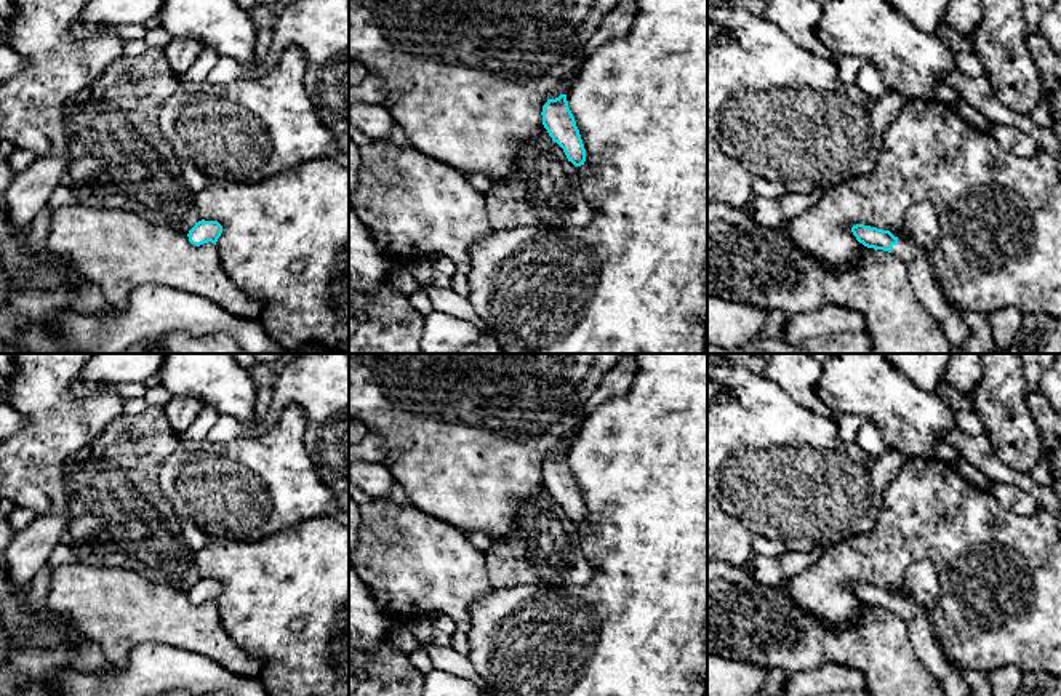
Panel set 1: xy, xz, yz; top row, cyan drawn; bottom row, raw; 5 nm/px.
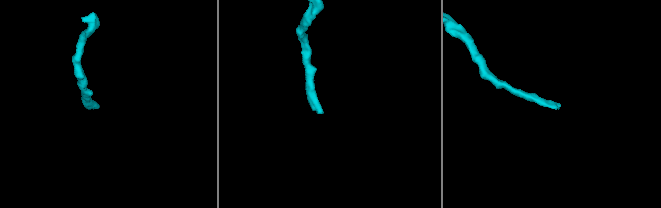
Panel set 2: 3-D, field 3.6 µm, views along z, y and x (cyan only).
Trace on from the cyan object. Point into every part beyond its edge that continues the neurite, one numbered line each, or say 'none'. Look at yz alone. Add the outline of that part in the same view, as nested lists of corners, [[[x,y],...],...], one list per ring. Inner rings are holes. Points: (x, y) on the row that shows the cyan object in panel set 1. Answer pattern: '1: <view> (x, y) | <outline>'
1: yz (925, 287) | [[[898,238],[891,254],[906,262],[915,296],[935,317],[949,344],[960,349],[970,336],[970,328],[943,296],[927,254],[906,238]]]

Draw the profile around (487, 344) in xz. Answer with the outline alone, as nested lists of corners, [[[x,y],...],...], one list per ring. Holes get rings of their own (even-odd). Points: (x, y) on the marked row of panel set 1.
[[[485,325],[480,328],[480,331],[483,334],[480,341],[454,354],[504,354],[498,341],[488,333]]]

